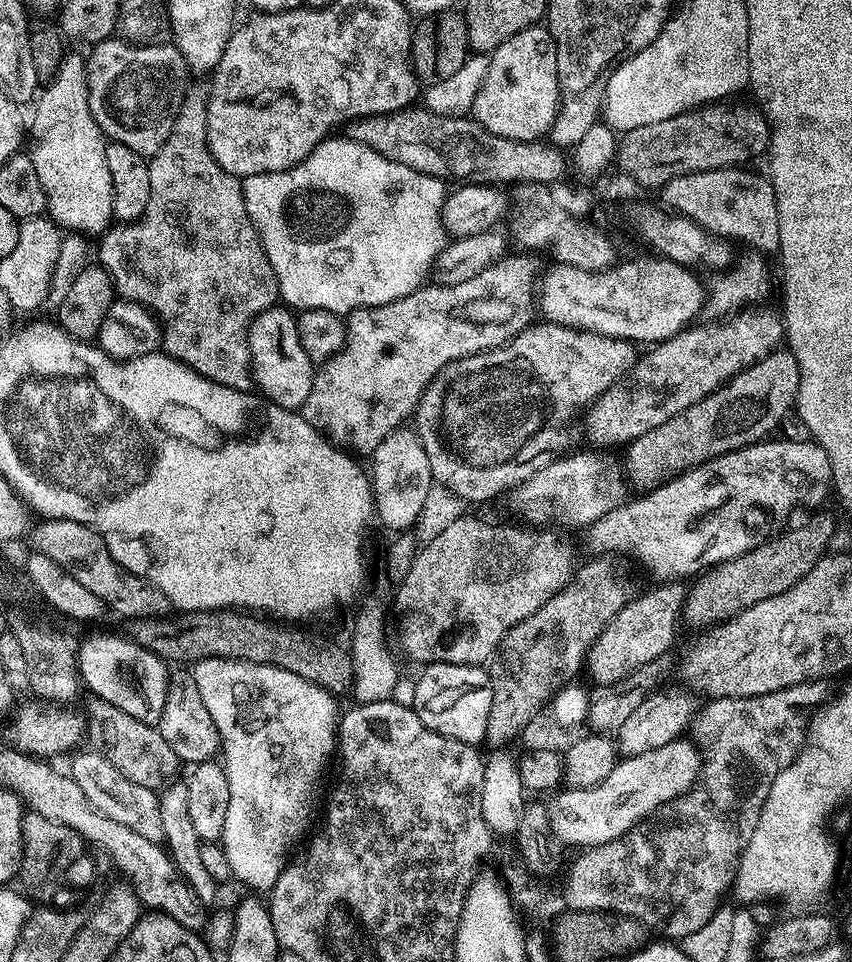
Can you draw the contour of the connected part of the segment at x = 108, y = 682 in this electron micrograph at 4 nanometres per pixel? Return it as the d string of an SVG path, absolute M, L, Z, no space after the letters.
M88 636L78 644L76 660L79 664L79 679L83 687L92 691L98 700L138 718L138 722L159 725L162 706L166 706L166 694L170 673L169 665L141 644L124 636Z

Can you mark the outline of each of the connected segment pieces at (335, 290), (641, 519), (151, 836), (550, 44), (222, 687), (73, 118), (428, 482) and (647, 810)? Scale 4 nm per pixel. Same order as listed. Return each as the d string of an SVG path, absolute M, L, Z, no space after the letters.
M351 138L336 139L324 140L306 159L295 164L293 168L270 174L246 176L243 177L242 183L250 222L266 250L266 258L270 262L270 266L278 278L279 299L292 310L328 310L335 316L344 318L356 308L378 308L383 304L394 302L398 298L406 298L414 290L425 287L436 260L446 245L446 233L442 220L446 184L445 181L436 176L422 174L410 166L402 166L402 162L394 162L390 158L378 154L378 150L370 150L370 146L359 144L357 140Z
M765 438L759 444L747 444L744 448L714 456L667 482L656 484L649 496L631 499L620 508L610 510L610 514L598 518L590 526L593 546L604 554L634 556L646 564L660 582L684 578L680 576L695 577L715 565L754 550L773 535L775 524L786 519L796 507L807 509L823 505L820 503L833 491L830 458L815 440L772 439L776 438Z
M95 750L87 751L78 755L71 766L68 766L69 775L81 787L82 794L86 795L86 800L100 813L112 818L114 822L129 827L130 830L134 831L134 834L159 843L163 834L159 795L151 788L130 782L124 774L115 769L114 764L106 759L103 753Z
M533 26L506 38L488 56L486 82L474 98L471 115L490 134L511 140L538 140L552 130L556 112L560 109L558 58L554 38L547 27Z
M217 656L206 658L194 665L190 675L196 683L198 694L202 696L203 705L206 706L206 710L210 710L210 718L214 718L214 726L220 735L224 773L230 782L230 806L226 809L226 826L222 830L219 843L224 849L227 860L230 861L230 870L237 881L240 879L248 890L254 889L260 894L271 893L272 887L278 882L278 874L282 874L284 865L290 859L288 851L299 842L300 835L307 830L308 823L312 820L312 807L316 804L316 787L324 776L324 767L327 766L328 759L333 759L335 730L338 726L337 697L327 692L325 688L319 688L314 682L306 682L306 678L298 678L298 674L290 674L290 670L282 670L278 666L251 664L245 660L227 660Z
M69 51L58 66L58 70L52 75L51 80L47 81L47 83L39 89L38 95L34 100L34 105L35 104L36 109L32 112L32 120L30 116L30 144L32 140L30 155L34 162L34 170L38 170L38 182L42 182L42 190L48 199L47 215L55 220L61 229L71 230L76 234L89 234L88 232L96 232L95 234L103 233L114 220L112 214L112 179L110 178L110 172L106 170L106 150L104 149L106 137L103 130L98 126L98 122L90 110L90 102L88 101L88 65L85 57L83 55L79 56L76 52Z
M401 426L395 428L378 446L370 453L372 468L370 467L370 479L372 481L372 503L374 516L381 520L388 528L393 528L393 533L400 534L415 522L428 504L428 495L434 489L432 471L430 470L430 458L426 458L426 450L422 450L422 442L416 437L411 427Z
M688 738L666 742L666 746L646 750L646 754L617 759L614 770L598 786L565 787L547 801L552 835L559 843L561 840L564 844L577 844L580 850L608 844L624 836L635 824L647 820L664 804L684 795L700 779L701 763L701 749Z

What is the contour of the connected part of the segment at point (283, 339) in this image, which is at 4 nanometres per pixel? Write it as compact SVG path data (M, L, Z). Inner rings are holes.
M273 306L254 318L248 327L248 345L252 359L252 378L255 387L261 388L273 404L289 410L303 409L306 394L314 375L314 365L306 358L306 350L298 339L296 316L287 307Z

